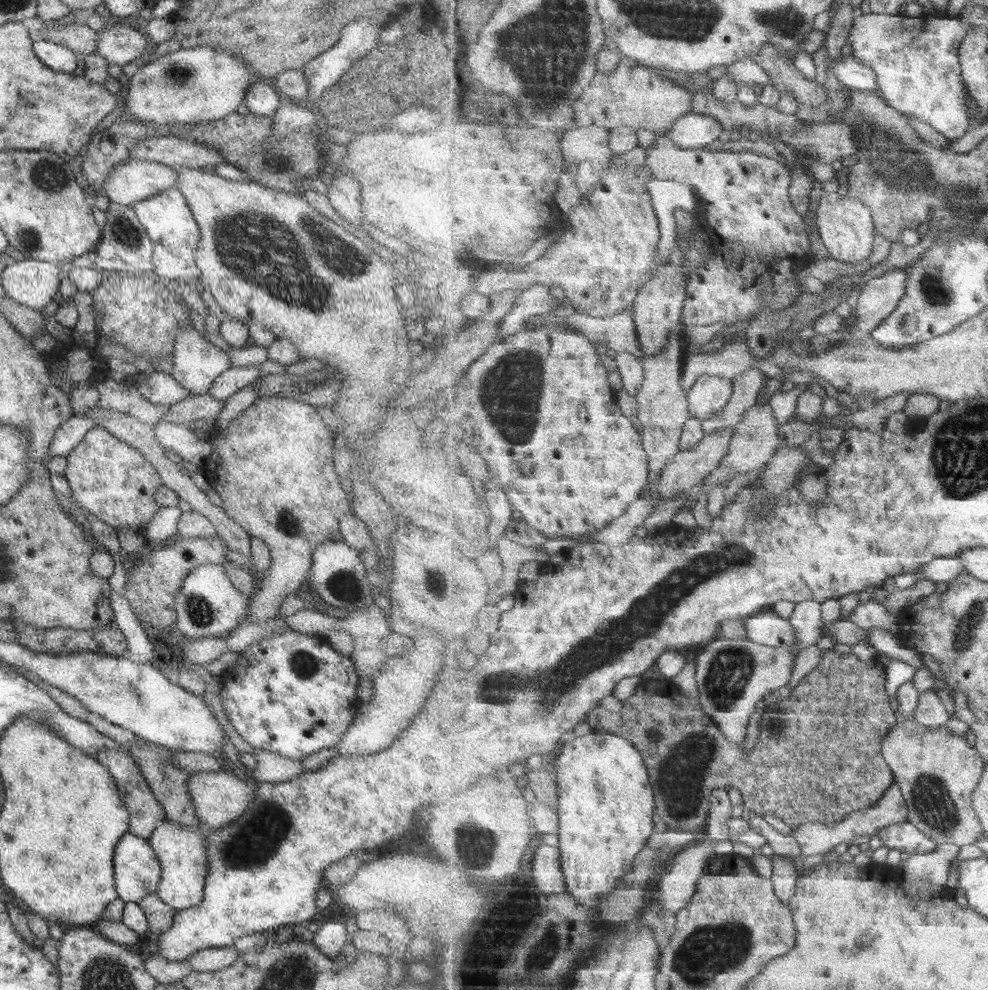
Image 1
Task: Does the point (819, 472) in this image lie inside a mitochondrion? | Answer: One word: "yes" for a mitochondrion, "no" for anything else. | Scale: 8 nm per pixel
no

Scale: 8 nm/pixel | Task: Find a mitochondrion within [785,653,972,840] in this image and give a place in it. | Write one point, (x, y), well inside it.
(931, 802)

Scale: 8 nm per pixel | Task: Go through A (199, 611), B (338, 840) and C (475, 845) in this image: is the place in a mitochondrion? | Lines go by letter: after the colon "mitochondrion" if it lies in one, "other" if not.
A: mitochondrion
B: other
C: mitochondrion

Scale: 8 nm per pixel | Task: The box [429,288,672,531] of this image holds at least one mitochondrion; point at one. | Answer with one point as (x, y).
(522, 377)

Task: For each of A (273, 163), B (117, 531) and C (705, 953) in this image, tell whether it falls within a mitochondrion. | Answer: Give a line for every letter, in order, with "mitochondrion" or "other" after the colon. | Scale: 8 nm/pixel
A: mitochondrion
B: other
C: mitochondrion

